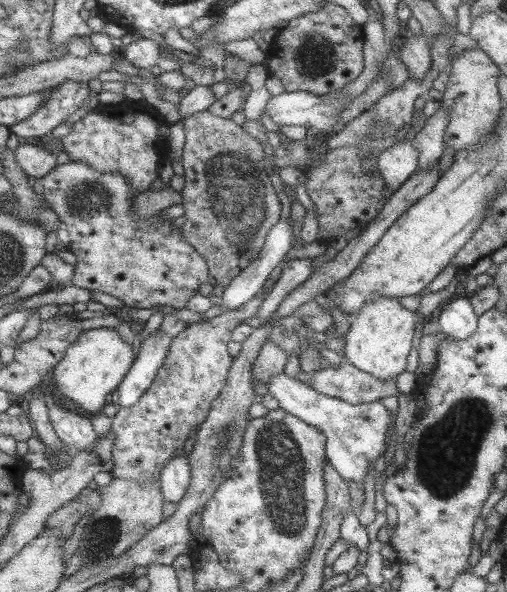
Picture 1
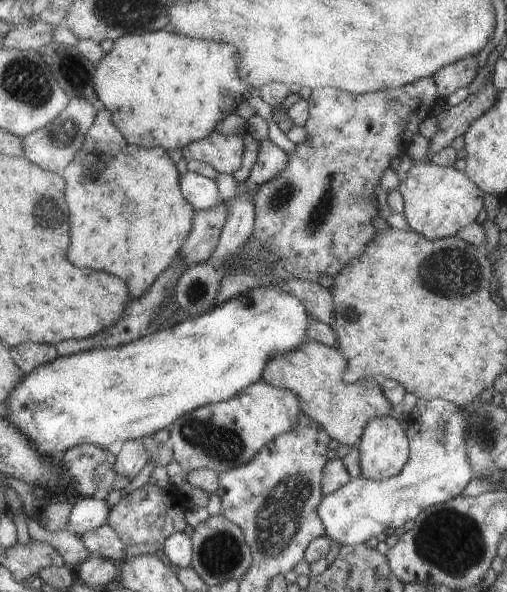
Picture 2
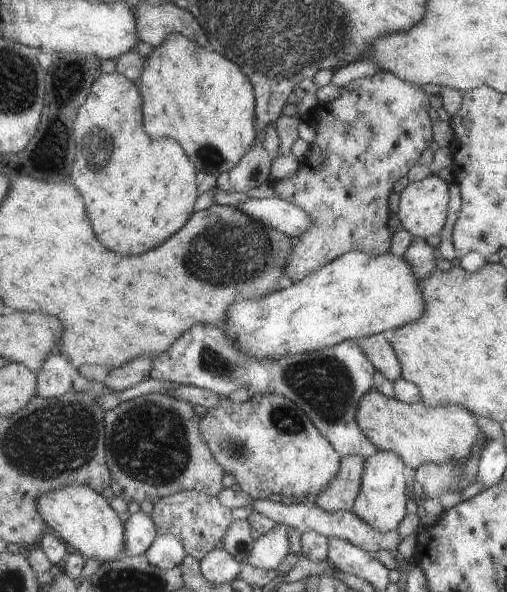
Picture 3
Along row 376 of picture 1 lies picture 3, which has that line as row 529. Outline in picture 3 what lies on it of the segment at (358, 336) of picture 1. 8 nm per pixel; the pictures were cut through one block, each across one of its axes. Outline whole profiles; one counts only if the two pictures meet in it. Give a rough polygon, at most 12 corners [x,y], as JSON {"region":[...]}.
{"region":[[379,451],[365,459],[350,509],[377,532],[405,516],[403,462]]}

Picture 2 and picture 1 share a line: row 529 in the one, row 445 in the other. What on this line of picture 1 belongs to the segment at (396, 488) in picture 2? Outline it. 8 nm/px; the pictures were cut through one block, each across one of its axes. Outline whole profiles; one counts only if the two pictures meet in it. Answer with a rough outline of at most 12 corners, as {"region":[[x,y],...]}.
{"region":[[284,373],[266,387],[278,409],[325,436],[344,482],[362,484],[385,452],[391,412],[351,405]]}

